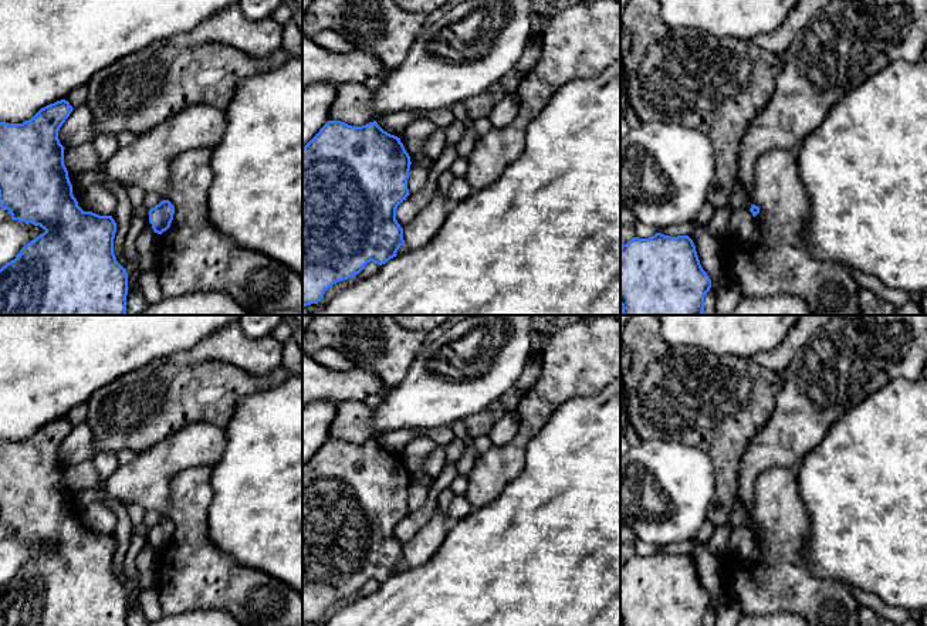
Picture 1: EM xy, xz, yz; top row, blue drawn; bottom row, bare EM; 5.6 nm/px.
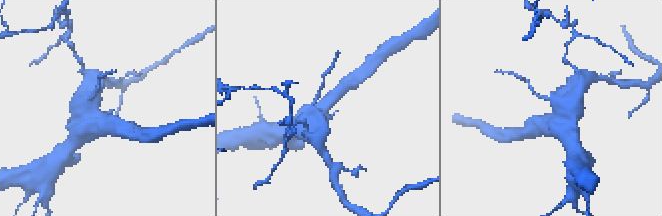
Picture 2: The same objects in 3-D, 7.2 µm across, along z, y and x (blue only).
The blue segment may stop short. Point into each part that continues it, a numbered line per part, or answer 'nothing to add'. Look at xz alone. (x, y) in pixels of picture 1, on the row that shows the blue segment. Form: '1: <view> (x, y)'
nothing to add

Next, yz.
nothing to add

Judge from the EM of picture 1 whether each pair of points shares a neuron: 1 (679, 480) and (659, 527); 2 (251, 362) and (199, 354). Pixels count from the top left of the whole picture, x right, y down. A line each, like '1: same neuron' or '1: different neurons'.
1: same neuron
2: same neuron

